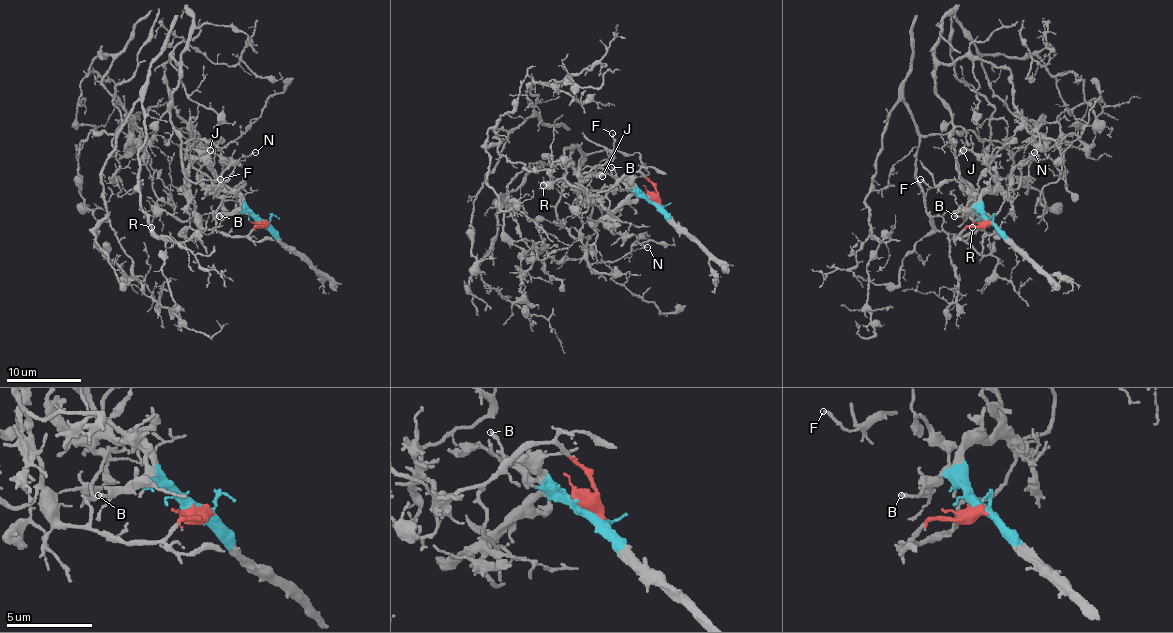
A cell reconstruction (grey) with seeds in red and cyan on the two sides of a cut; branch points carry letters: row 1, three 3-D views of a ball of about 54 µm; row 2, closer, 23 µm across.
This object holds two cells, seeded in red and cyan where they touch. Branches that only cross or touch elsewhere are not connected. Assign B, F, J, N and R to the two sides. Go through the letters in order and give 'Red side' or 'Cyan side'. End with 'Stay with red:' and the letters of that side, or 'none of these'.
B: Cyan side
F: Red side
J: Cyan side
N: Cyan side
R: Red side
Stay with red: F, R

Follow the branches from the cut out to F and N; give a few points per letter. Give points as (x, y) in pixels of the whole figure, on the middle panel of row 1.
F: (654, 200), (655, 187), (639, 172), (609, 189), (582, 185), (610, 157), (612, 133)
N: (654, 200), (644, 195), (633, 195), (612, 212), (607, 227), (614, 234), (633, 234), (648, 247)

